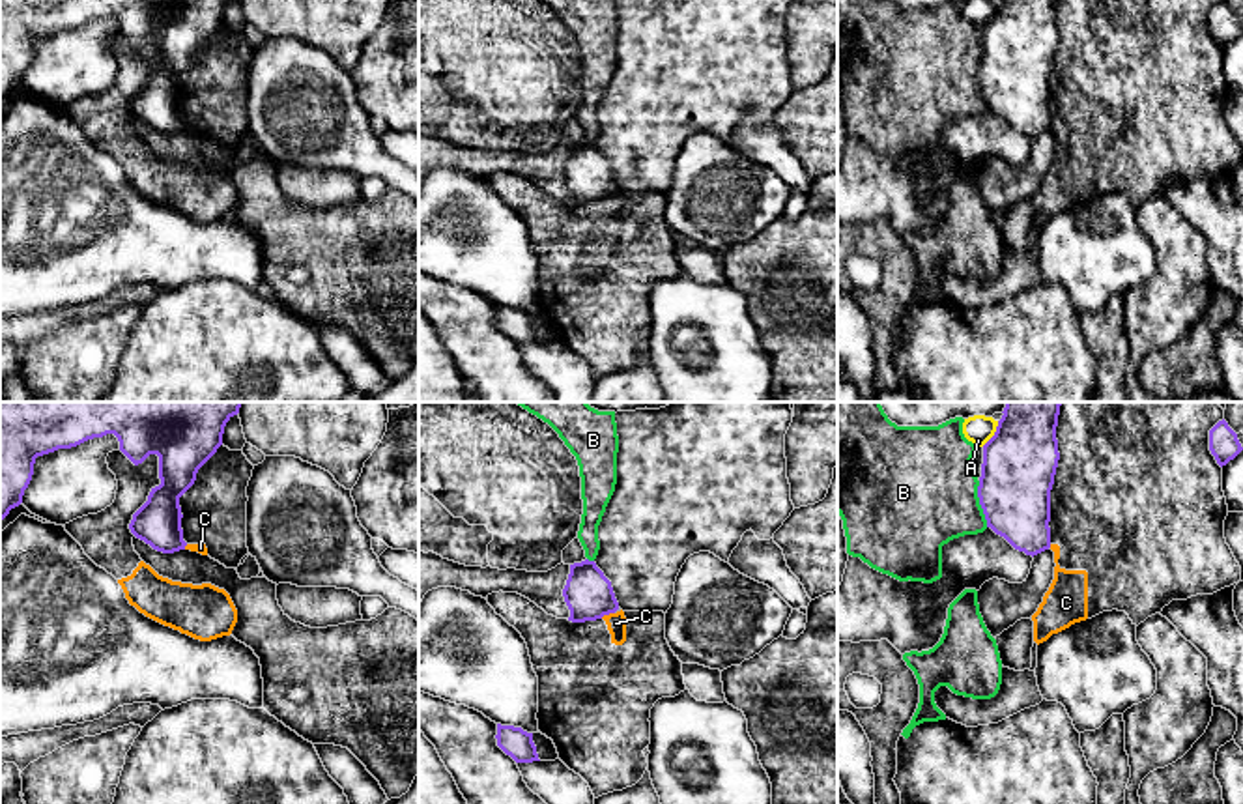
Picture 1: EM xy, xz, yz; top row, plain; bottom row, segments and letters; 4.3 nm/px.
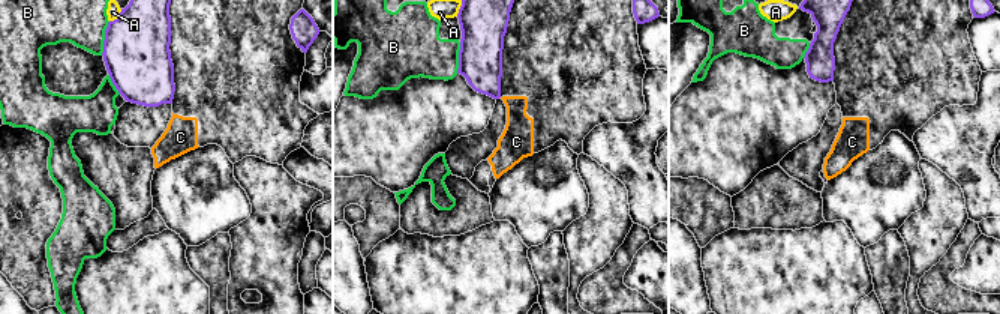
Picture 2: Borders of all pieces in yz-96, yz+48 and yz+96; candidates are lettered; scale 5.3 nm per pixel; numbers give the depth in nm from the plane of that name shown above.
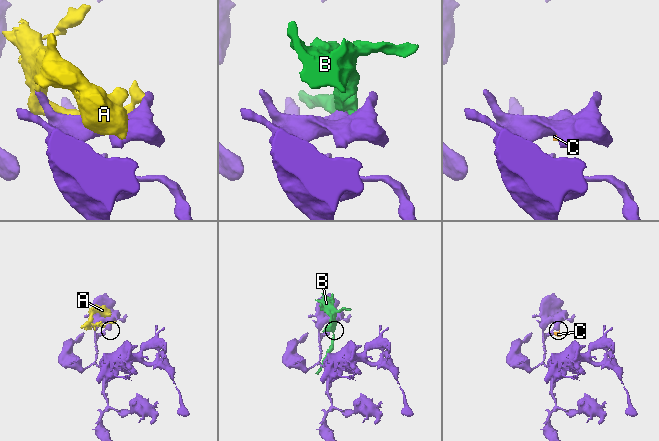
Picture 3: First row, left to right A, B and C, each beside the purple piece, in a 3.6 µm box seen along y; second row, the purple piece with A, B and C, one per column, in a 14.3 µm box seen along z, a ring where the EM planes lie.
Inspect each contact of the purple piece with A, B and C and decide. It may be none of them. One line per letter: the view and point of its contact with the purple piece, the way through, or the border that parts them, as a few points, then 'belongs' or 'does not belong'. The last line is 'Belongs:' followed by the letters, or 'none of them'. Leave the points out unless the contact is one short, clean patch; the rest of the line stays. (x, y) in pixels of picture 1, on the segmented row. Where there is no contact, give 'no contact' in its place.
A: contact yz (995, 434); does not belong
B: contact yz (980, 503); does not belong
C: contact xz (606, 614); border xz (614, 612), (600, 617); does not belong
Belongs: none of them

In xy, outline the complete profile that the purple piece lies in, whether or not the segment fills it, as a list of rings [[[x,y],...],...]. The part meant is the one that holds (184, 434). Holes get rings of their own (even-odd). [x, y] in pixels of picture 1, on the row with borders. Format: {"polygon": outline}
{"polygon": [[[0,402],[0,522],[22,503],[37,456],[71,449],[114,434],[120,451],[135,464],[159,456],[161,484],[133,514],[131,533],[163,553],[185,550],[179,497],[194,484],[198,469],[222,445],[226,423],[243,402]]]}

